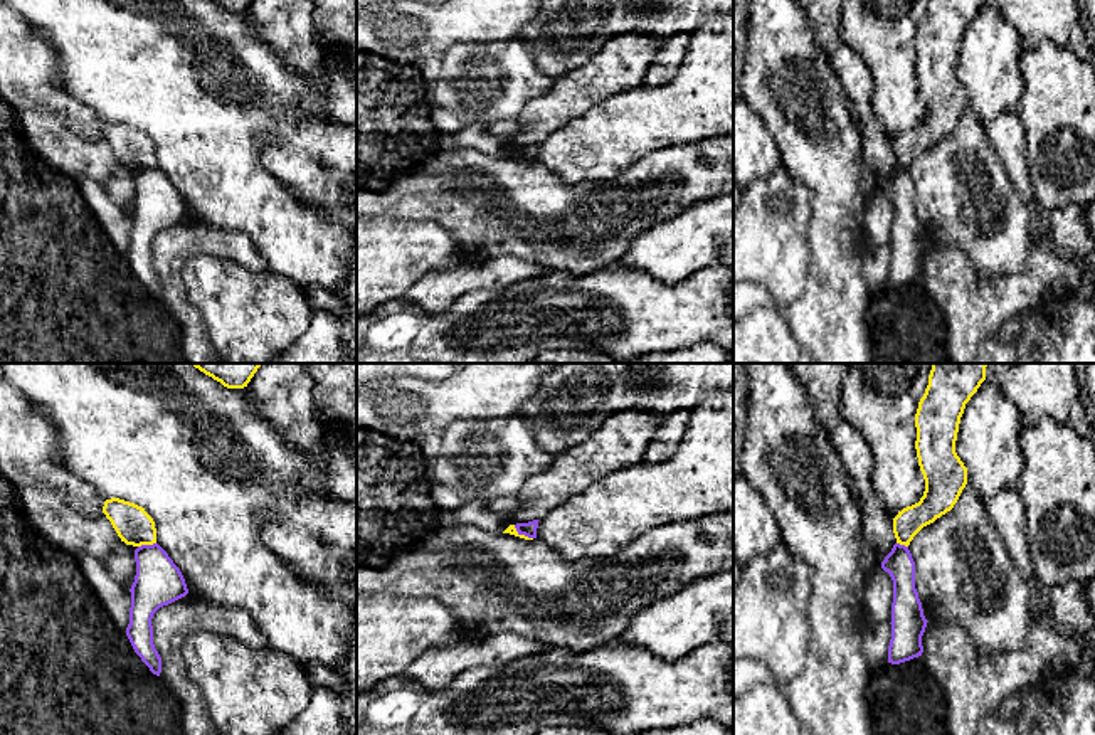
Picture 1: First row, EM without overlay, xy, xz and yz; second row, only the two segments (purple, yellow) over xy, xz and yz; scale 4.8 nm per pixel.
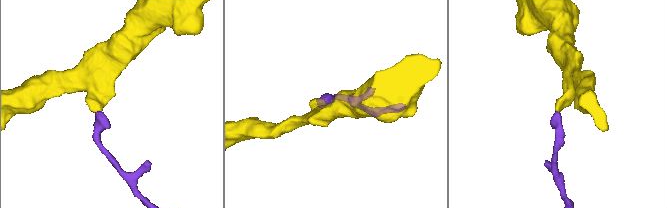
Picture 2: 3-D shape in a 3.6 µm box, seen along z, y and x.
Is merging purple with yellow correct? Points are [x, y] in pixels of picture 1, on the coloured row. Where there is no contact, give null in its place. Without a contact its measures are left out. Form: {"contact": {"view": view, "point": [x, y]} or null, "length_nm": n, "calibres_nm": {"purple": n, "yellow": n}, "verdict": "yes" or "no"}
{"contact": {"view": "xy", "point": [147, 545]}, "length_nm": 90, "calibres_nm": {"purple": 220, "yellow": 180}, "verdict": "no"}

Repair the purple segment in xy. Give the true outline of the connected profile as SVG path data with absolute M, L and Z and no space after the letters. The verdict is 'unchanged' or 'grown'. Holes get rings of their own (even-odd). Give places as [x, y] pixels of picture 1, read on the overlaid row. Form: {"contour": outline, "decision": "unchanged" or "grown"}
{"contour": "M141 545L135 550L136 575L130 589L131 607L126 636L141 661L156 676L161 673L161 658L153 644L153 614L188 594L180 568L158 545Z", "decision": "unchanged"}

